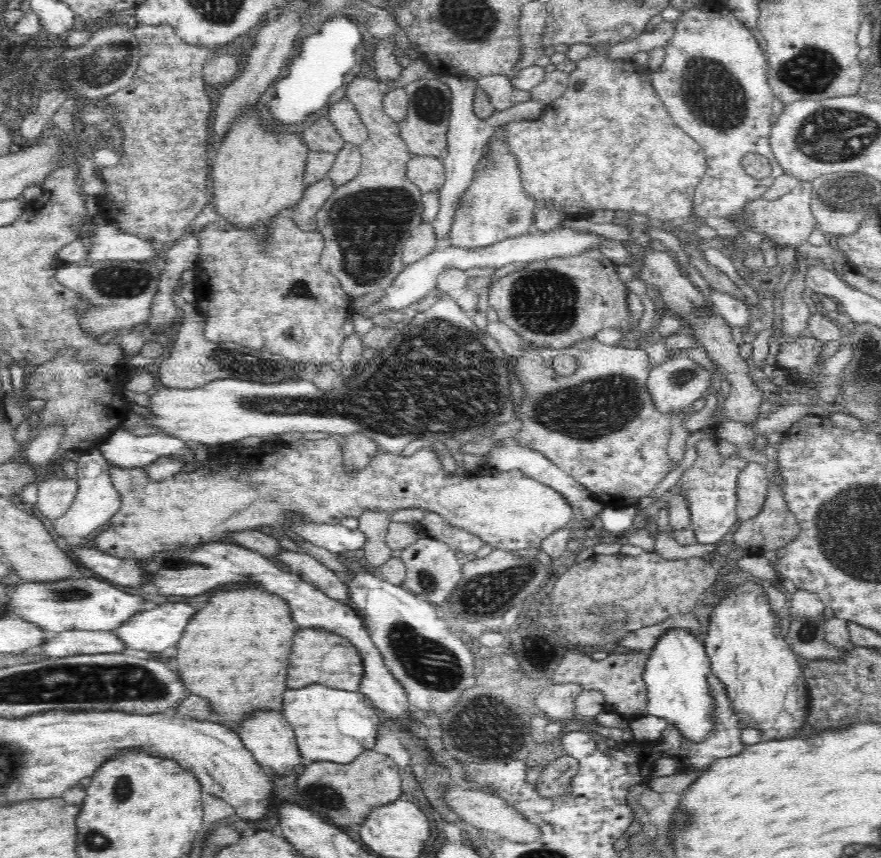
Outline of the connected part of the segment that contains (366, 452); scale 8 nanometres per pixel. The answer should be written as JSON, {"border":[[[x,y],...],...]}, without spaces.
{"border":[[[363,434],[344,435],[344,470],[348,470],[348,473],[364,469],[379,453],[380,447],[376,442]]]}

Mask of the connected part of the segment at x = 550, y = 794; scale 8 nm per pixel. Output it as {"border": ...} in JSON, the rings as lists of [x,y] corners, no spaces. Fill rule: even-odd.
{"border":[[[564,755],[543,767],[540,777],[535,782],[537,793],[542,798],[558,798],[572,790],[572,778],[578,774],[578,760]]]}

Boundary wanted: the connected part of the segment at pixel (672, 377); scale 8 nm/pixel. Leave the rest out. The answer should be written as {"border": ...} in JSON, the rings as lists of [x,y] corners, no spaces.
{"border":[[[682,351],[663,362],[662,365],[652,368],[650,374],[648,374],[646,385],[648,385],[648,393],[652,395],[652,401],[654,401],[656,409],[662,411],[662,413],[670,411],[684,413],[691,409],[691,405],[696,400],[700,400],[700,398],[705,397],[712,391],[711,382],[712,369],[707,370],[694,363],[694,360],[691,360],[688,354]]]}

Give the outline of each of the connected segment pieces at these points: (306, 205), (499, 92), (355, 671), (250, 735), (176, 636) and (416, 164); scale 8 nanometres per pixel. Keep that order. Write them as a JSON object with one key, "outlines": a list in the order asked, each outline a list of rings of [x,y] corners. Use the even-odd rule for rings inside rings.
{"outlines":[[[[328,177],[308,185],[302,198],[293,206],[284,209],[281,215],[294,220],[300,230],[312,232],[317,230],[316,213],[327,198],[336,190],[334,182]]],[[[490,74],[477,78],[477,86],[486,91],[497,116],[506,114],[512,106],[524,102],[518,100],[518,89],[514,90],[509,79],[510,77],[504,74]]],[[[302,627],[294,634],[292,650],[289,654],[290,668],[287,674],[287,688],[299,689],[313,682],[338,690],[356,692],[364,674],[360,653],[348,639],[318,627]]],[[[264,711],[249,714],[238,724],[236,732],[242,739],[244,746],[252,752],[257,762],[267,770],[274,768],[278,774],[286,776],[290,772],[296,774],[305,764],[297,745],[295,732],[283,713]]],[[[176,602],[176,604],[162,604],[151,610],[140,611],[134,617],[123,622],[118,628],[113,630],[113,633],[125,644],[128,648],[134,650],[148,650],[148,652],[162,653],[168,647],[175,647],[188,624],[188,620],[196,614],[196,610],[188,604]]],[[[412,155],[406,166],[407,177],[422,193],[441,190],[445,182],[445,168],[442,158]]]]}

